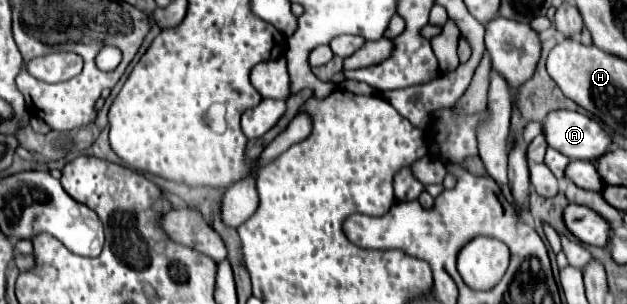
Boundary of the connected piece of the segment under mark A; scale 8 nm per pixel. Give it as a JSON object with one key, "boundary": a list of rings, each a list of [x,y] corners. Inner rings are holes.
{"boundary":[[[569,110],[549,112],[543,122],[543,136],[549,148],[571,160],[597,160],[611,144],[595,120]]]}

